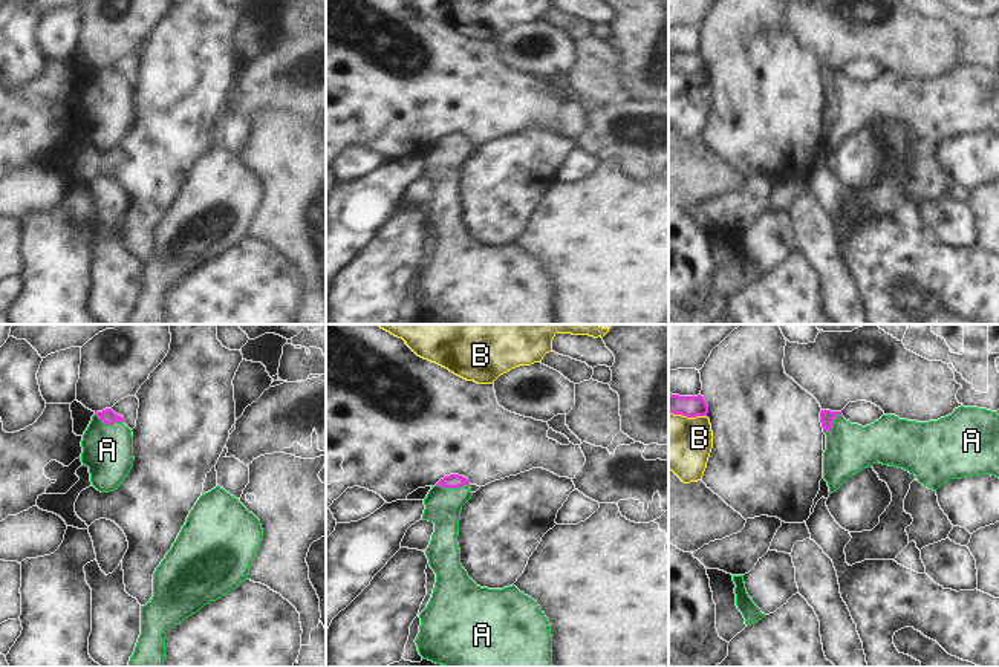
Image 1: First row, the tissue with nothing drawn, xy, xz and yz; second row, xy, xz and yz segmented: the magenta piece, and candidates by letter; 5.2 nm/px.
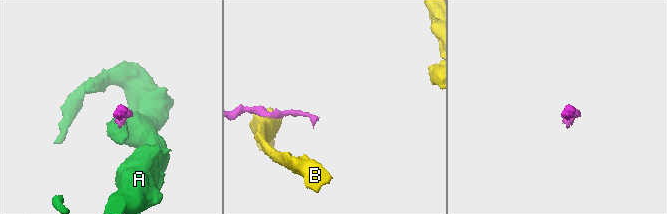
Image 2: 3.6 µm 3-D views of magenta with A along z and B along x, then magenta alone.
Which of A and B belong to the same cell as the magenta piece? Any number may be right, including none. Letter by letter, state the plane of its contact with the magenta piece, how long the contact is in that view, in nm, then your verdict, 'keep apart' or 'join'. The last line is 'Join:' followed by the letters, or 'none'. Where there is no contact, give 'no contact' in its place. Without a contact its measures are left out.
A: xz | 180 nm | join
B: yz | 200 nm | keep apart
Join: A

